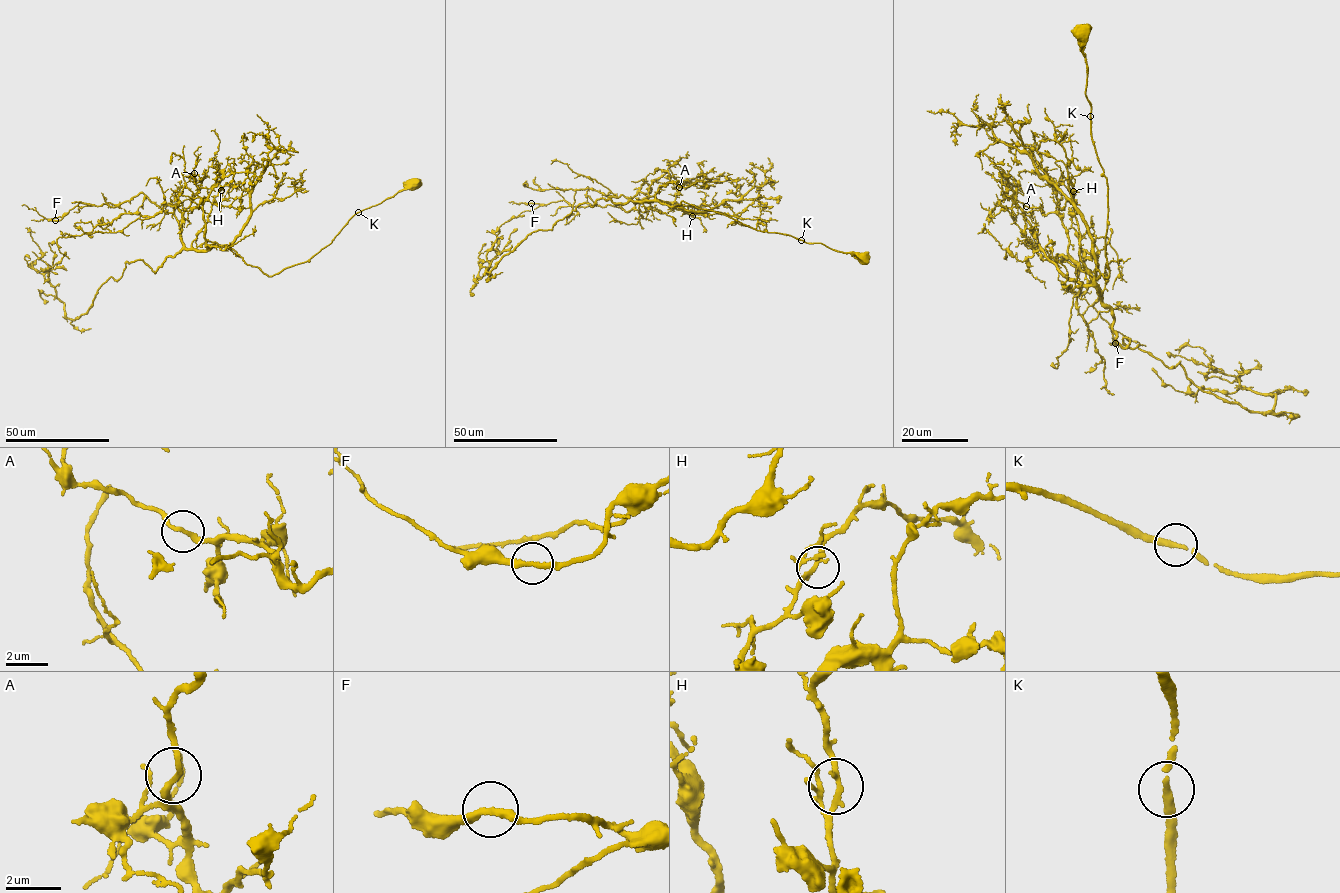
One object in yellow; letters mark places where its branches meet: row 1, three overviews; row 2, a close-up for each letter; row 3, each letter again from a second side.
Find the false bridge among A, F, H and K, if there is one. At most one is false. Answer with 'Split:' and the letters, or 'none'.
Split: none

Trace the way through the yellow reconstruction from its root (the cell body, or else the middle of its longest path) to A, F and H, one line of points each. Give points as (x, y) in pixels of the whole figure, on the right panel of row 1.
A: (1080, 30), (1108, 187), (1102, 296), (1069, 254), (1061, 219), (1026, 206)
F: (1080, 30), (1108, 187), (1102, 296), (1097, 256), (1083, 257), (1115, 343)
H: (1080, 30), (1091, 135), (1108, 187), (1109, 273), (1097, 279), (1096, 266), (1101, 293), (1080, 257), (1073, 191)

